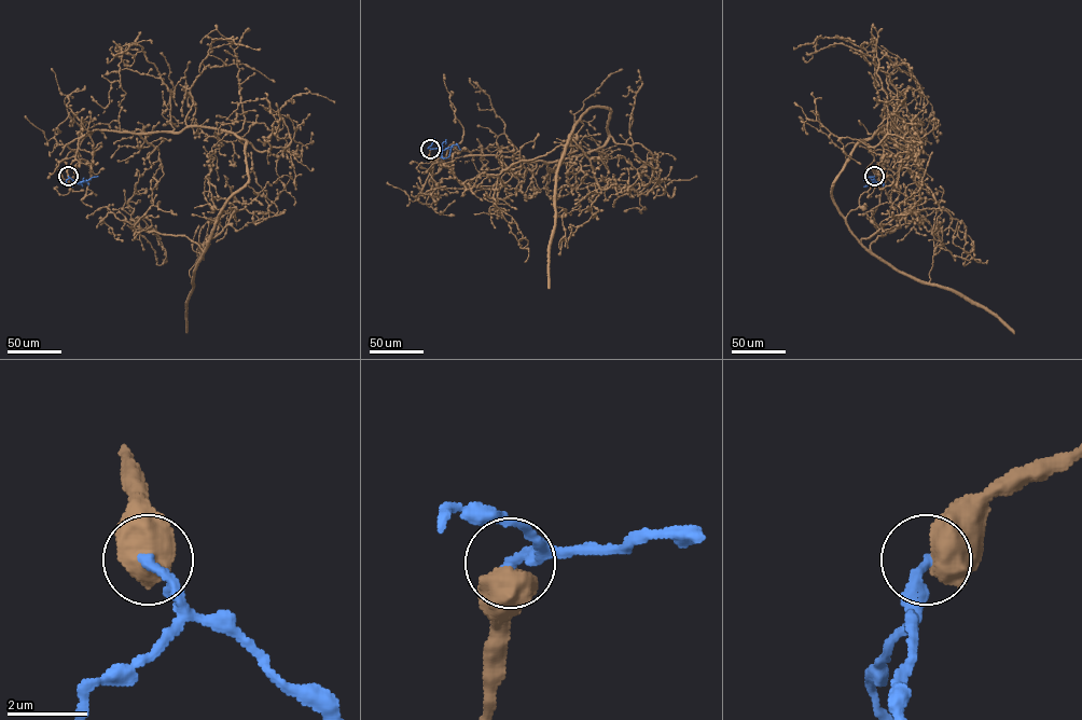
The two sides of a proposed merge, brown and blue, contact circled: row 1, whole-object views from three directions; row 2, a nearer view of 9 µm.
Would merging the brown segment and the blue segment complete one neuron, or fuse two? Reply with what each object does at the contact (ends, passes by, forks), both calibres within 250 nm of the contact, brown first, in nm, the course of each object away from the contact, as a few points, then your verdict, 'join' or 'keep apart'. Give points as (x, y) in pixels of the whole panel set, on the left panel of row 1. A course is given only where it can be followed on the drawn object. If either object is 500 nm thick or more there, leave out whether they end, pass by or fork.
calibres 750 and 240 nm; course brown (68, 176), (95, 129), (243, 138), (248, 180), (203, 251), (132, 219), (162, 244), (156, 260); course blue (68, 176), (77, 183), (88, 183); keep apart

